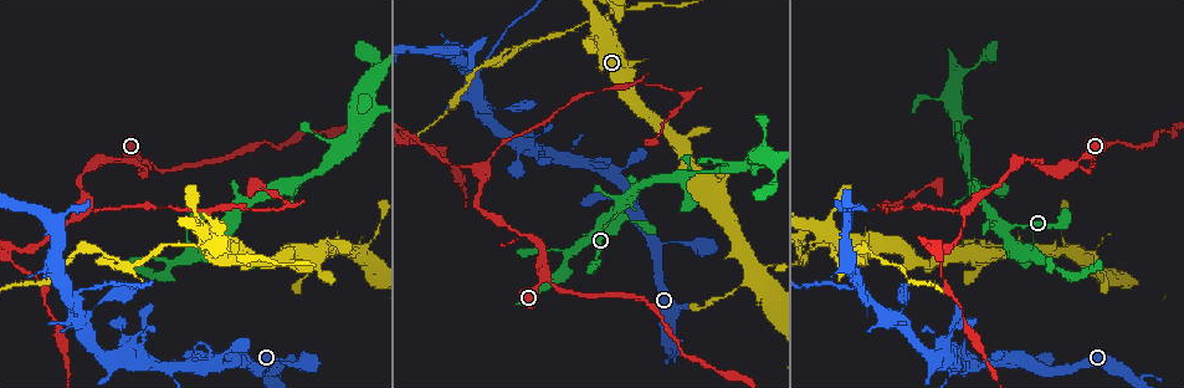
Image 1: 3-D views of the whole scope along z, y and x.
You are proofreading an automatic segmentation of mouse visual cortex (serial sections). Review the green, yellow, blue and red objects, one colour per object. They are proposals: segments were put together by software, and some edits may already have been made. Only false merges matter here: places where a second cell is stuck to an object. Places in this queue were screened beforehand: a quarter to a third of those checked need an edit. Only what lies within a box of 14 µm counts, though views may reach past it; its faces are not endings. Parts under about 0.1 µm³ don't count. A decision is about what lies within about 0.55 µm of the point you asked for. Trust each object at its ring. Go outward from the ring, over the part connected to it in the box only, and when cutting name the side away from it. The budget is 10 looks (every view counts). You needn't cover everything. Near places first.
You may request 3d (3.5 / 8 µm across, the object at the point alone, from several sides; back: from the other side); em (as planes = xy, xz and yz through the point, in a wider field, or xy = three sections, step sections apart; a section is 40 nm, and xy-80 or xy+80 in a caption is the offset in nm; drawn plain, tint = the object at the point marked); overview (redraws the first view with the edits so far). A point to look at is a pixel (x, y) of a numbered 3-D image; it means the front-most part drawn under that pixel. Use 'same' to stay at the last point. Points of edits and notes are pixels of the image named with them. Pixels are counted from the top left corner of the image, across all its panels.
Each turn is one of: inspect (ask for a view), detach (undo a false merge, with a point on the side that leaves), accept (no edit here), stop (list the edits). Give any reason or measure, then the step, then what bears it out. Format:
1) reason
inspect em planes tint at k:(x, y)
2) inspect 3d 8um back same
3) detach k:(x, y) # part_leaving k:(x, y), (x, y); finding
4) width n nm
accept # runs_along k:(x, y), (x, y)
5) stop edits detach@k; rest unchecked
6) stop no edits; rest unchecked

three-way junction
inspect 3d 3.5um back at 1:(544, 276)

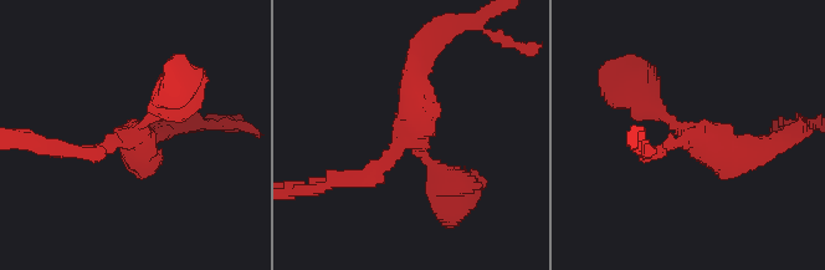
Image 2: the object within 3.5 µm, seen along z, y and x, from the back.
inspect em xy step 1 tint at 2:(139, 133)

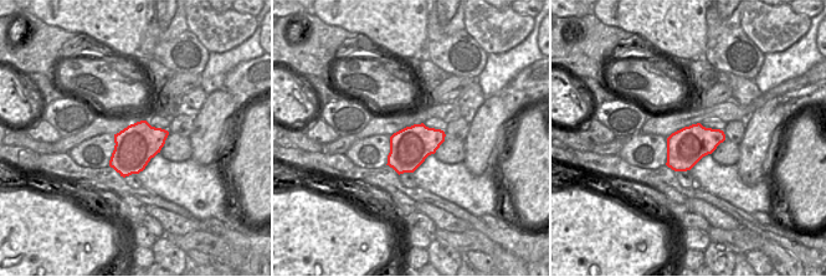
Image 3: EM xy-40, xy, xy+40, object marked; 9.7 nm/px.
accept # one cell here

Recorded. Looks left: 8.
calibre changes
inspect 3d 8um at 1:(464, 166)

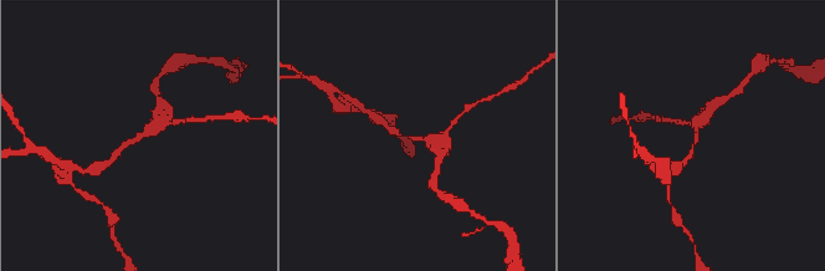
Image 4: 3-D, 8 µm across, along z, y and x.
closer look
inspect 3d 3.5um at 4:(135, 140)

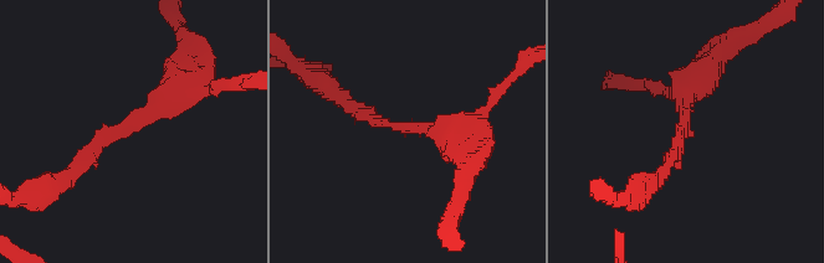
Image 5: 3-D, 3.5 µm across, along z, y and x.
inspect em xy step 5 tint at 5:(681, 123)

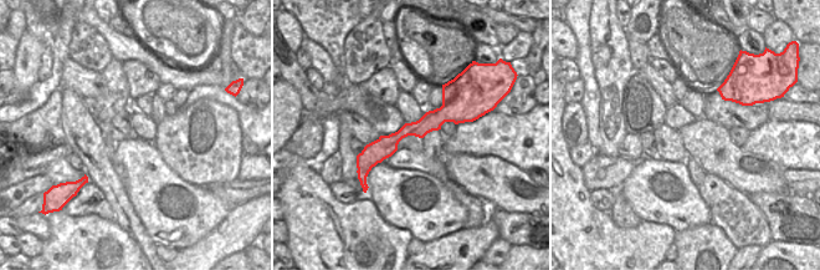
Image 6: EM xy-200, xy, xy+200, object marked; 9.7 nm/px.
accept # runs_along 5:(190, 72), (71, 171); one cell here

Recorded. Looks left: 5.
three-way junction
inspect 3d 3.5um at 1:(70, 297)

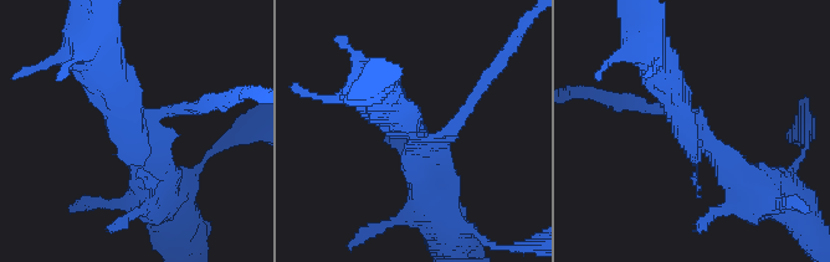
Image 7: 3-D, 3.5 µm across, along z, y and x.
now the EM
inspect em xy step 5 tint at 7:(420, 136)

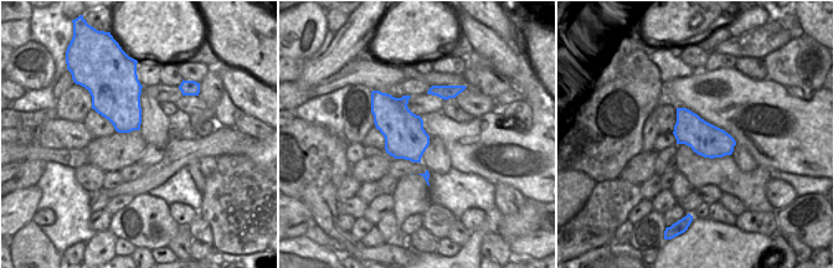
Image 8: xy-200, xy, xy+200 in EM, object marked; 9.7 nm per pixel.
detach 7:(466, 108) # part_leaving 7:(434, 138), (469, 109), (510, 49); two cells meet here

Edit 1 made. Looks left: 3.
a fork
inspect 3d 3.5um at 1:(931, 250)

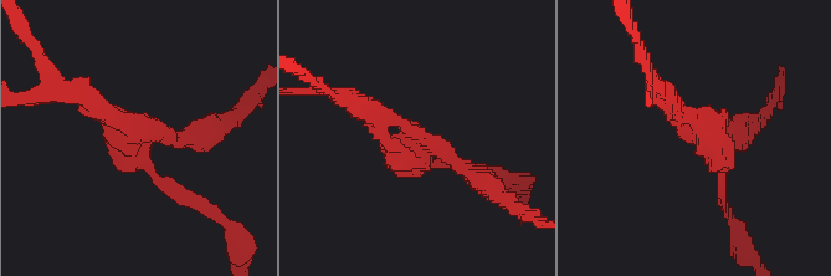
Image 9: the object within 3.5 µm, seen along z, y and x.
arms 3; arm_widths 150, 200, 300 nm; now the EM
inspect em xy step 2 tint at 9:(153, 138)

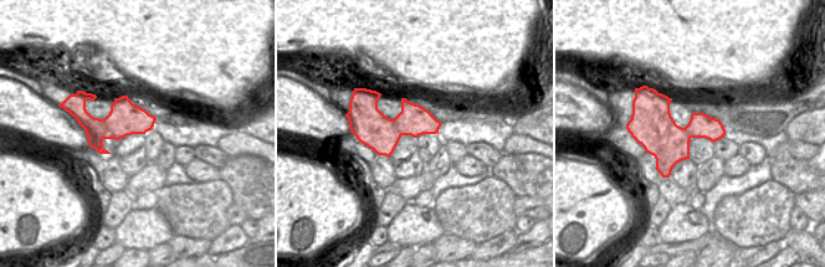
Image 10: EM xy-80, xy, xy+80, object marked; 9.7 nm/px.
another direction
inspect em xy step 3 tint same

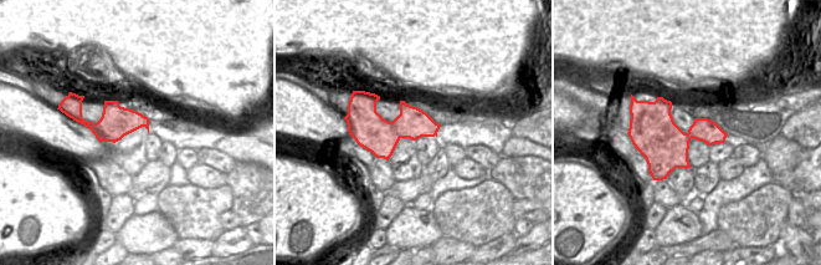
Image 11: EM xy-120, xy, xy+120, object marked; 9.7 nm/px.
detach 9:(727, 163) # border 11:(96, 123), (112, 141); a second cell is stuck on

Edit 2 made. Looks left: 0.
stop edits detach@7, detach@9; rest unchecked

